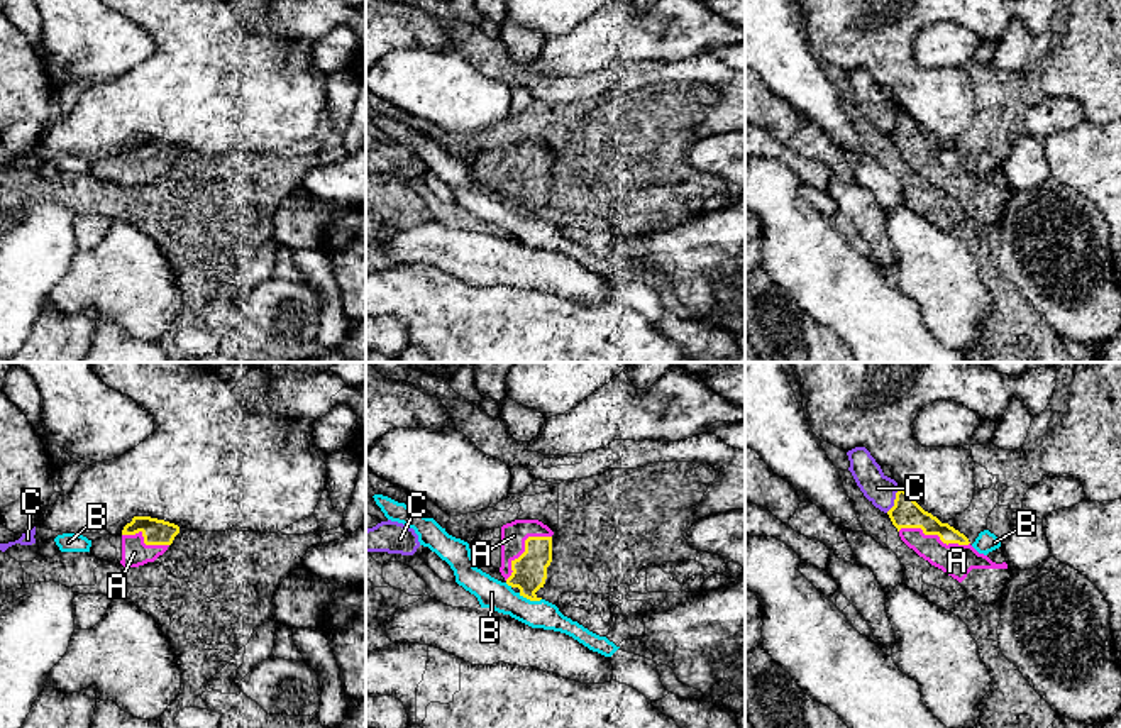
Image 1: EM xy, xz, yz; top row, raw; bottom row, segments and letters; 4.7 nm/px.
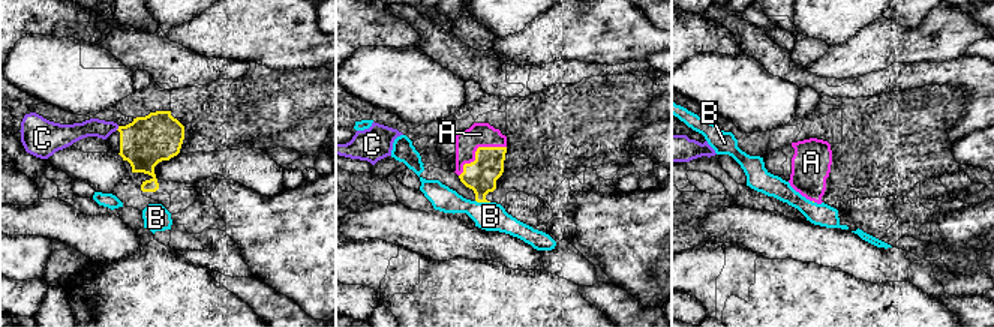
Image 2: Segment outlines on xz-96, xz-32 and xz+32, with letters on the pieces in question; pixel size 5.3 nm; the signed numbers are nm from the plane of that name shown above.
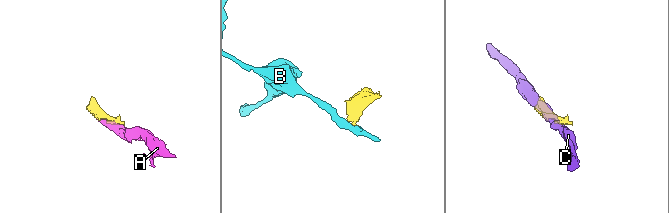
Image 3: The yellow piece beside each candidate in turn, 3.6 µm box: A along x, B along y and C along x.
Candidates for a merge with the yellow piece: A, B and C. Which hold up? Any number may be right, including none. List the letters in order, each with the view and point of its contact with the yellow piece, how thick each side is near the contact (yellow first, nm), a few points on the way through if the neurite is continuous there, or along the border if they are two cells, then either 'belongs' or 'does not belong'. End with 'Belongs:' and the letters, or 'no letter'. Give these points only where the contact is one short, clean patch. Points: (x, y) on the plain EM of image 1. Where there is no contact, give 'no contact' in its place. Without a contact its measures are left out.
A: meets yellow in yz at (933, 154); 140 nm thick on the yellow side, 160 nm on the other; runs through yz (906, 134), (933, 154), (957, 182); belongs
B: meets yellow in xz at (530, 220); 160 nm thick on the yellow side, 140 nm on the other; border along xz (519, 214), (530, 220), (541, 220); does not belong
C: meets yellow in yz at (894, 121); 140 nm thick on the yellow side, 140 nm on the other; border along yz (898, 107), (894, 124), (886, 132); does not belong
Belongs: A

